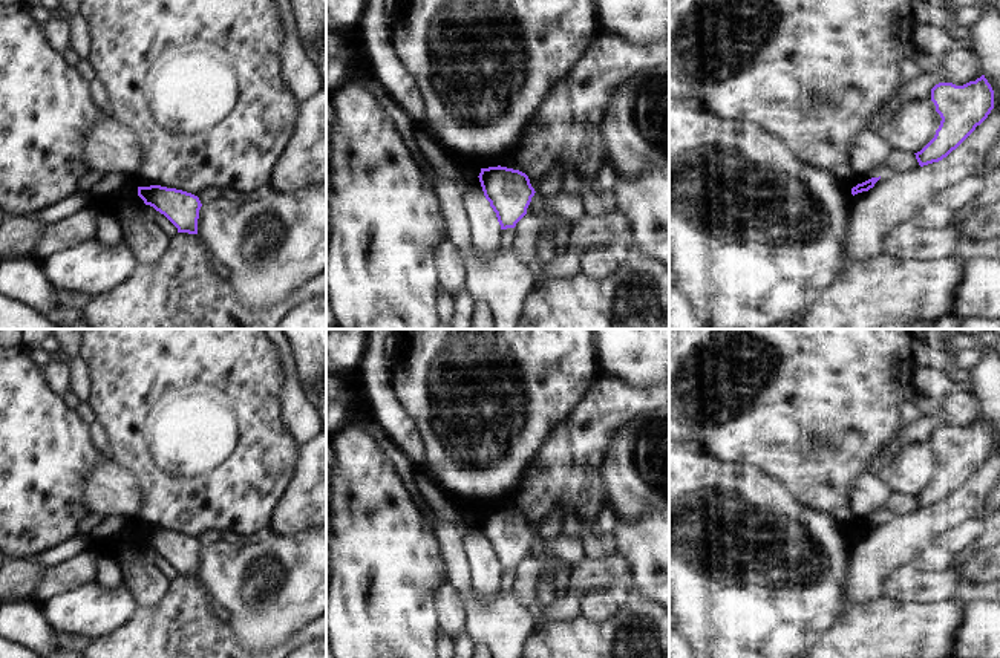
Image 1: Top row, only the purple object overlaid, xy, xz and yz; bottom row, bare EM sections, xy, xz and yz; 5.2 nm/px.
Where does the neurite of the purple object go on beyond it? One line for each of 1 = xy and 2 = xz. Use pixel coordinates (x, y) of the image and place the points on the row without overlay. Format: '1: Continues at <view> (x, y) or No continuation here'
1: No continuation here
2: No continuation here.

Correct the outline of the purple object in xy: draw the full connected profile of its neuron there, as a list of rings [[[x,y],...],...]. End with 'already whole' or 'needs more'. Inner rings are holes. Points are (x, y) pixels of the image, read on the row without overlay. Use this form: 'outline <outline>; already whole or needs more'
outline [[[161,528],[138,529],[138,539],[145,548],[164,557],[178,571],[178,575],[198,577],[202,549],[198,539]]]; already whole

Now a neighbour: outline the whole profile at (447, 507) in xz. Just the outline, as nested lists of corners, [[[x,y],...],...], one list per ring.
[[[418,471],[415,482],[421,497],[435,510],[441,520],[450,522],[464,531],[473,520],[479,519],[482,510],[455,494],[447,494],[429,474]]]

